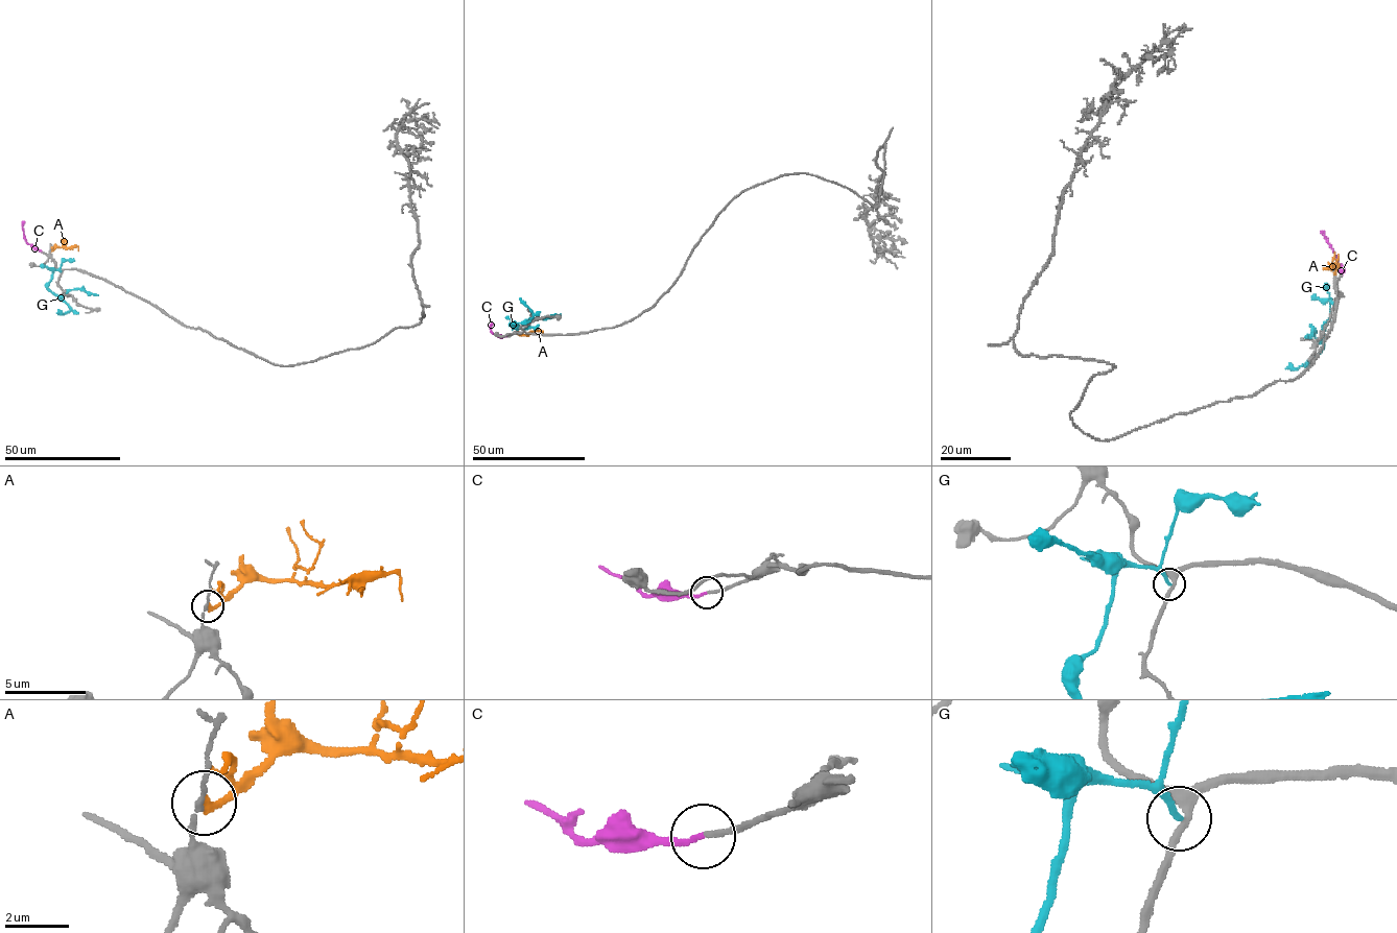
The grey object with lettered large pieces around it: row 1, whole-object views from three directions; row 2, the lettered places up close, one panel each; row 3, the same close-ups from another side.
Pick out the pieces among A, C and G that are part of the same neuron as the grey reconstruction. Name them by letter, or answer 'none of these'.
C

